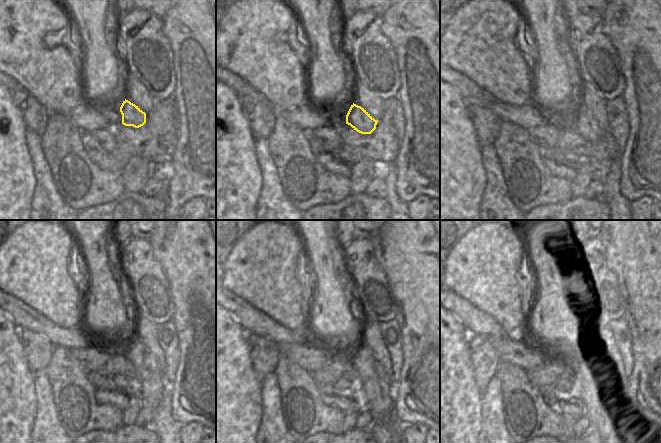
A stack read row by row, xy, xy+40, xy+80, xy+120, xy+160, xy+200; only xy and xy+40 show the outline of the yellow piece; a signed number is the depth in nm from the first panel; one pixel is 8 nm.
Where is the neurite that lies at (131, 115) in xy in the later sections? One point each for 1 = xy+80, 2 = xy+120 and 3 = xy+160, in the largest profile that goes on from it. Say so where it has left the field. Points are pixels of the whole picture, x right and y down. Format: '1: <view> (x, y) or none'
1: xy+80 (584, 123)
2: xy+120 (152, 382)
3: xy+160 (377, 389)

